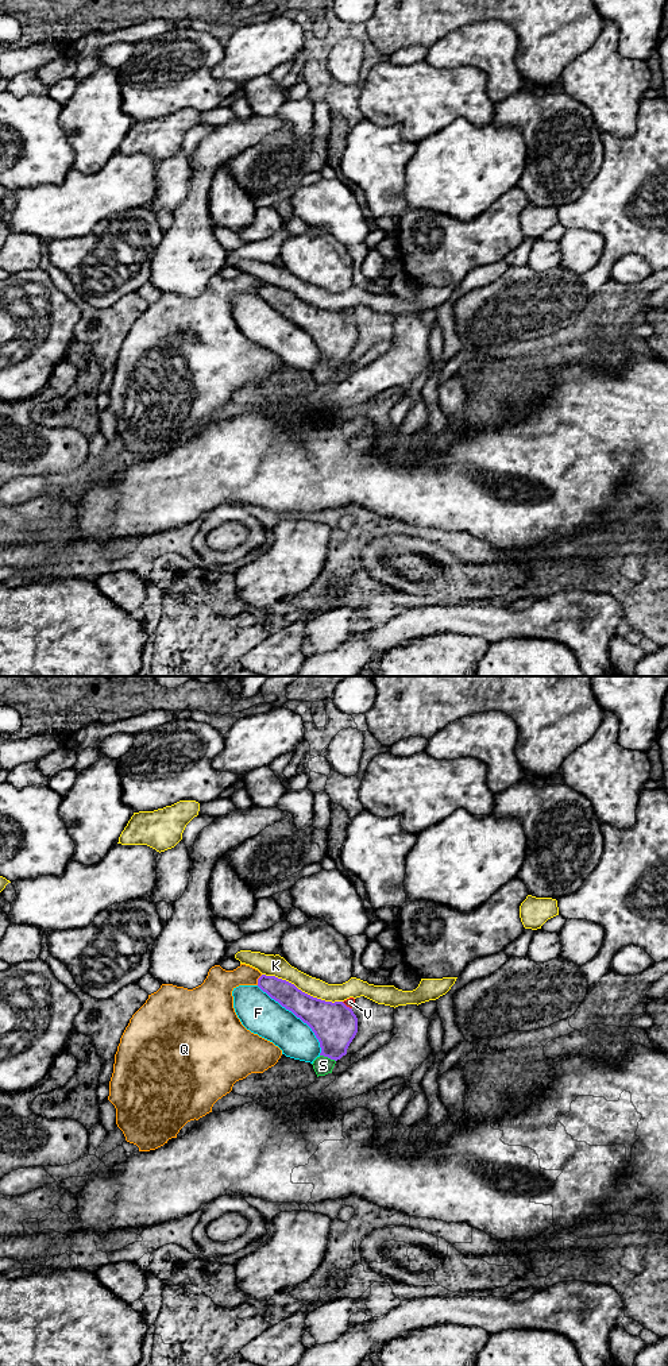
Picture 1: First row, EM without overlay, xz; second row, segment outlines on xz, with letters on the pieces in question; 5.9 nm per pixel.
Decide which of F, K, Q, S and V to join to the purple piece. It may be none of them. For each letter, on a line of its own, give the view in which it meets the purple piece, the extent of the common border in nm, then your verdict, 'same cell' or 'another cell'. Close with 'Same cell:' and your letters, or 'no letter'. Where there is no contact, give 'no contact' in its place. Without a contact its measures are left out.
F: contact in xz; length 550 nm; another cell
K: contact in xz; length 500 nm; another cell
Q: contact in xz; length 70 nm; another cell
S: contact in xz; length 100 nm; same cell
V: contact in xz; length 80 nm; another cell
Same cell: S

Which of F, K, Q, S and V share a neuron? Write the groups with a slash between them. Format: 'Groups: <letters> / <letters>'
Groups: F / K / Q / S / V

